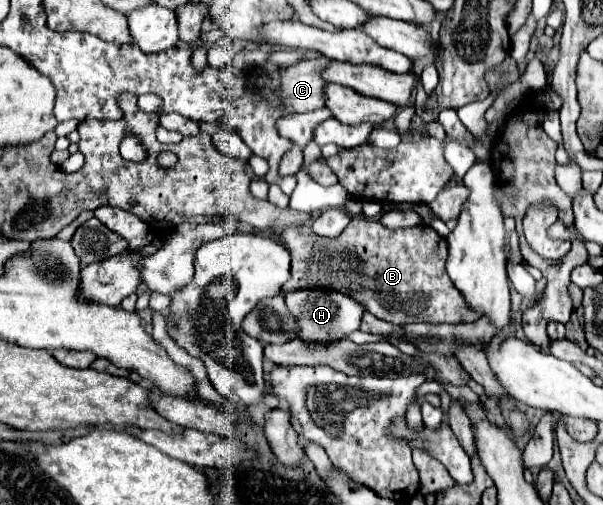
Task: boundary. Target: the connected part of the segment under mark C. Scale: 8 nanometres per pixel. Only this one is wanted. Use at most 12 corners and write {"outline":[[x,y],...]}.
{"outline":[[328,57],[282,69],[282,109],[324,107]]}

